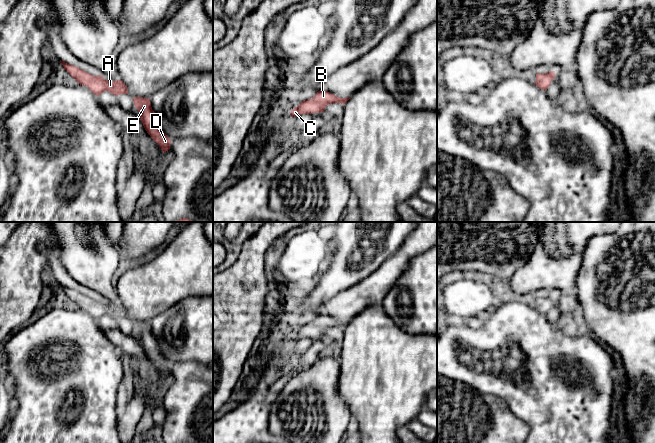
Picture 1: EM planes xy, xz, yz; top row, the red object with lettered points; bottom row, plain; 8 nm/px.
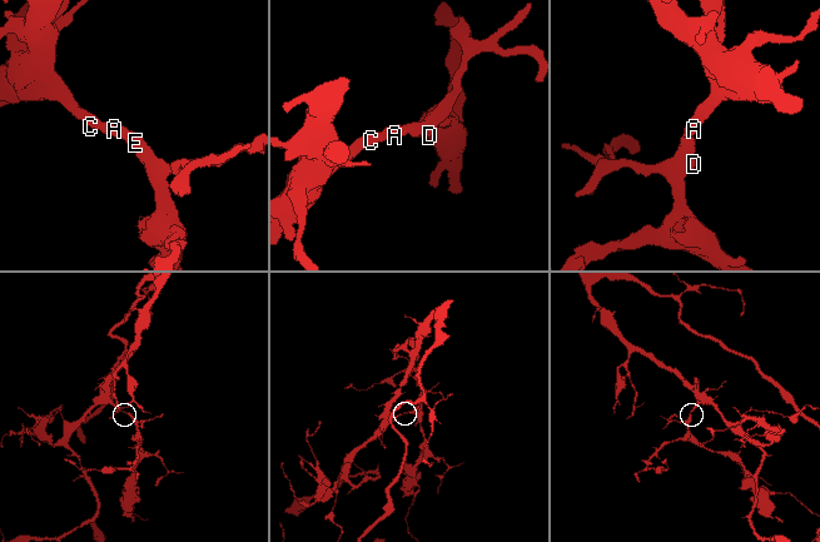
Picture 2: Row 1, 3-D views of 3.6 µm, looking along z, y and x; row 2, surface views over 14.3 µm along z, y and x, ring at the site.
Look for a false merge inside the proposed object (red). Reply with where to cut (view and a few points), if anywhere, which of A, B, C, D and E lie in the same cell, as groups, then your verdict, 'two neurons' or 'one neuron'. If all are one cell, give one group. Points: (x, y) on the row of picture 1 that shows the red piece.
no cut | A B C D E | one neuron

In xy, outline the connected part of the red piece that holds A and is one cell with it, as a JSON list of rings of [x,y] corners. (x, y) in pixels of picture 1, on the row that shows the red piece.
[[[61,61],[64,69],[80,84],[83,86],[87,86],[89,90],[94,93],[96,96],[99,96],[104,91],[108,91],[115,96],[121,94],[128,94],[127,86],[123,81],[108,81],[105,80],[101,75],[93,76],[84,70],[70,65]]]

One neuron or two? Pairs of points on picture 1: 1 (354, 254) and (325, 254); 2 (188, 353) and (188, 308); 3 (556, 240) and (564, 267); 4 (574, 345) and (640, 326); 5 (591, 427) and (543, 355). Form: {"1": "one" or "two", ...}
{"1": "two", "2": "one", "3": "one", "4": "two", "5": "one"}

